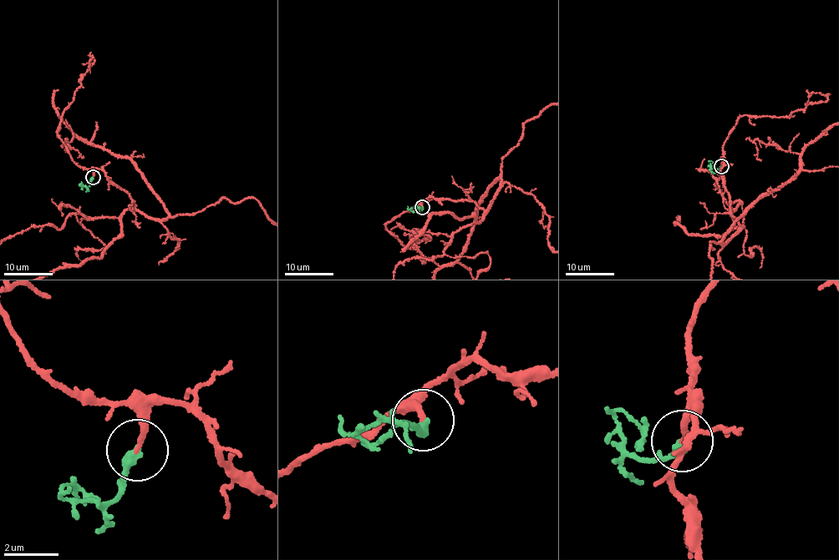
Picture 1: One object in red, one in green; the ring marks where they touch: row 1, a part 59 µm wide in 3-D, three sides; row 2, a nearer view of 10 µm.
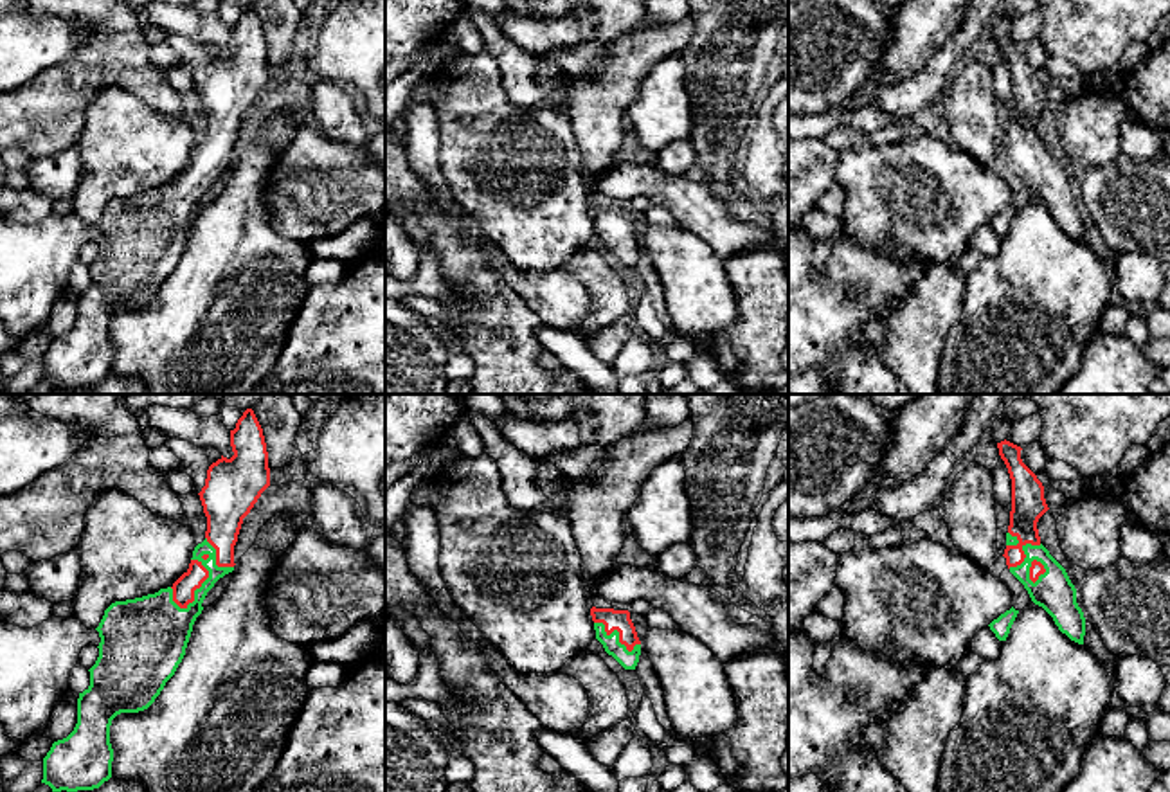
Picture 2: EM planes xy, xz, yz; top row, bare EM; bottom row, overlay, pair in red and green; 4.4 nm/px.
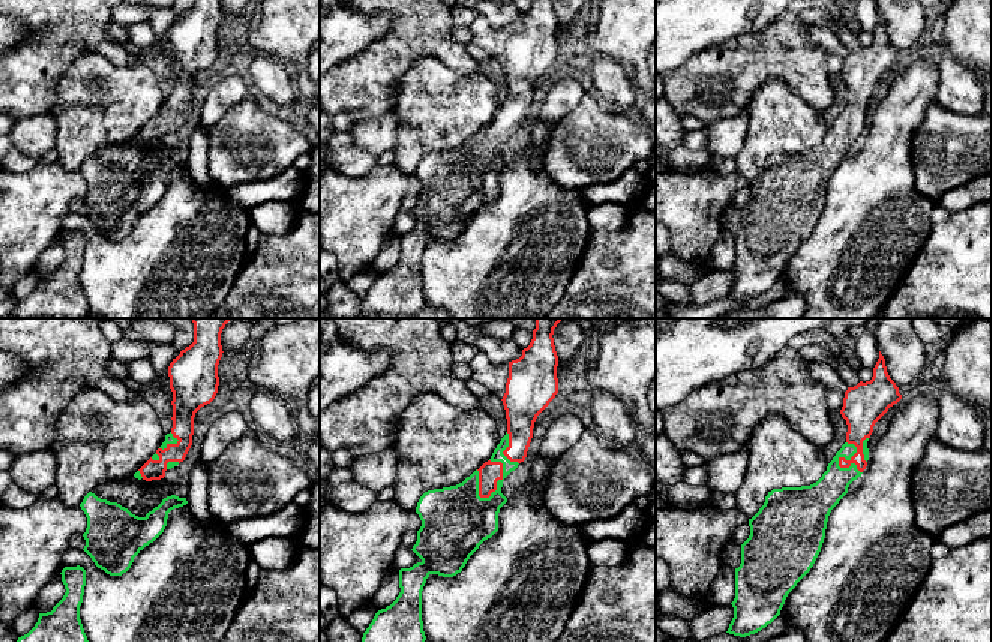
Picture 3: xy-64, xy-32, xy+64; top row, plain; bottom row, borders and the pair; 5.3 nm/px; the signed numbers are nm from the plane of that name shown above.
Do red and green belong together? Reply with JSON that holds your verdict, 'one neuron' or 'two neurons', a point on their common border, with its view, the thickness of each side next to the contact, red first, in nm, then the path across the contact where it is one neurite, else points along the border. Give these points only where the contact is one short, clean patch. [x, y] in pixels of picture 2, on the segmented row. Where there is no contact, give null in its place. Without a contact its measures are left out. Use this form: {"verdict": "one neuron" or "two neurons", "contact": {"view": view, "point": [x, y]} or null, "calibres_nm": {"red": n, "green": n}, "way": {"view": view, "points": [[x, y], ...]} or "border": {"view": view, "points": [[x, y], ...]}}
{"verdict": "one neuron", "contact": {"view": "xy", "point": [202, 582]}, "calibres_nm": {"red": 100, "green": 200}}

